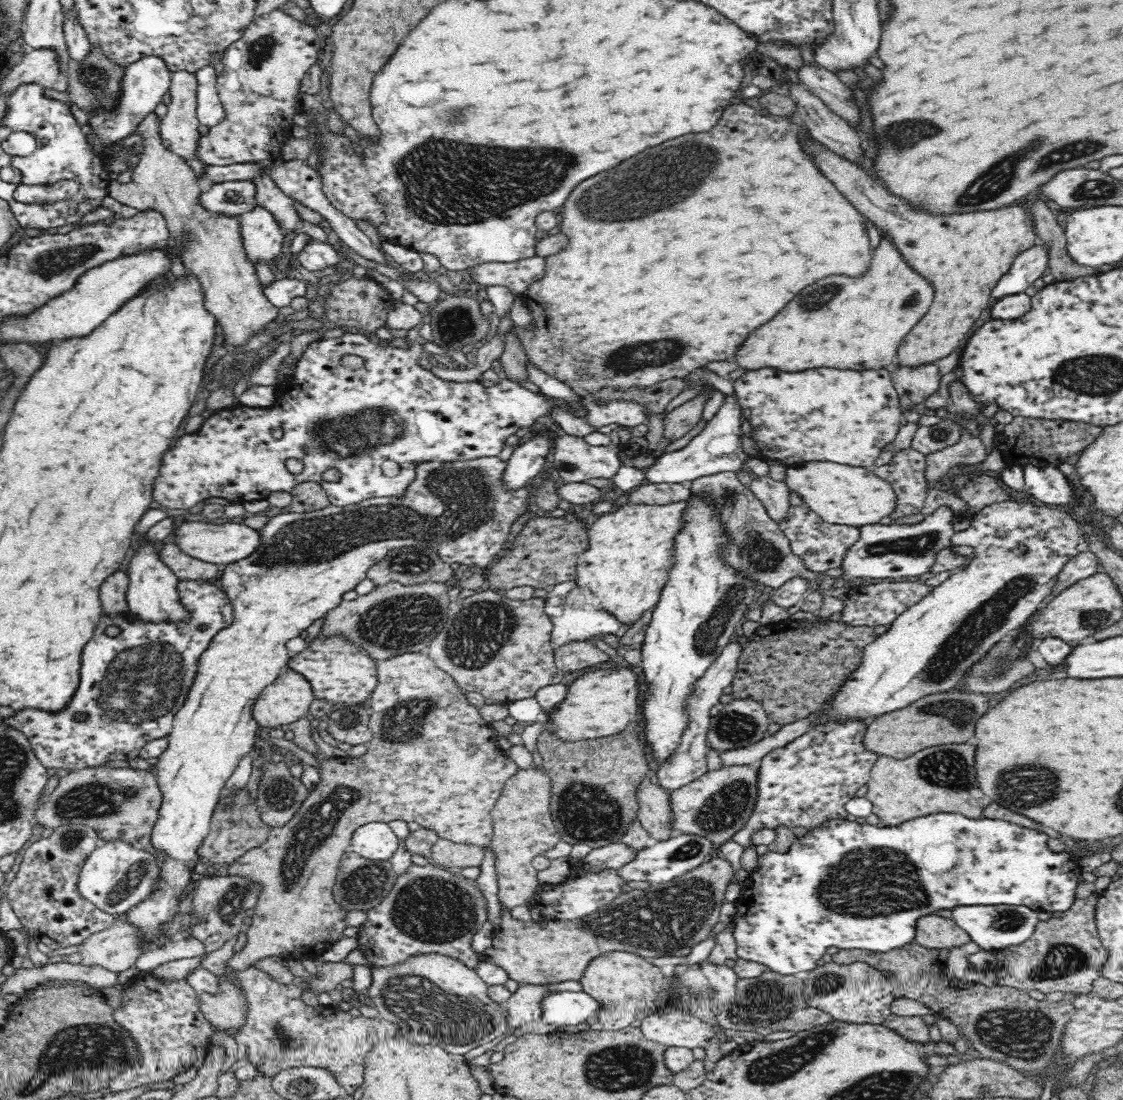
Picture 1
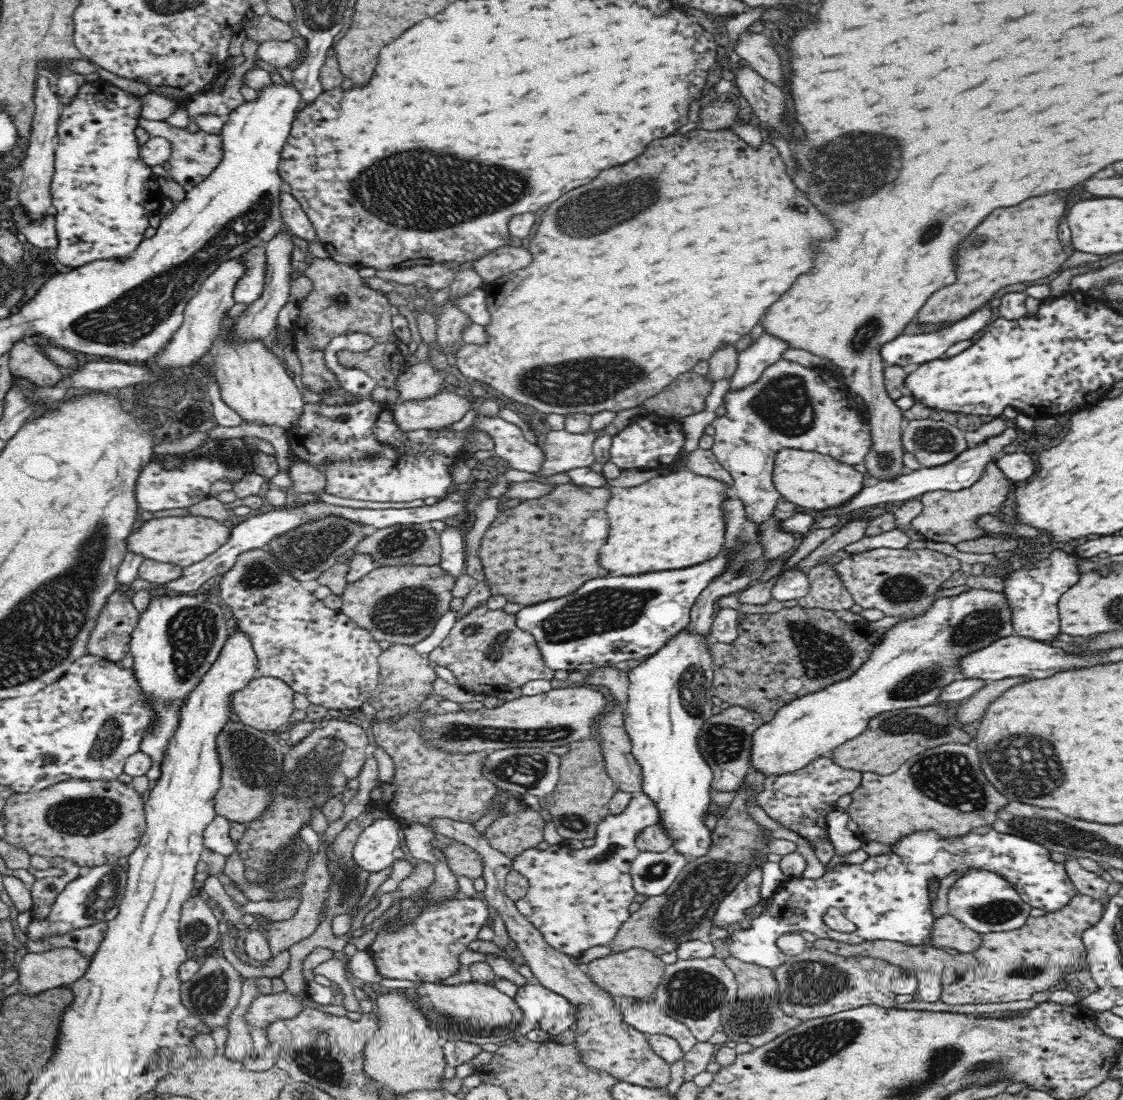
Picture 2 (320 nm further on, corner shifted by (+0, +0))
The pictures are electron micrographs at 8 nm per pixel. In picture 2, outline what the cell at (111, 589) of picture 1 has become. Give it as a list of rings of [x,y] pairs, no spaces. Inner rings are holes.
[[[116,589],[98,615],[96,626],[89,632],[86,654],[118,663],[130,650],[131,634],[140,615],[132,601]]]

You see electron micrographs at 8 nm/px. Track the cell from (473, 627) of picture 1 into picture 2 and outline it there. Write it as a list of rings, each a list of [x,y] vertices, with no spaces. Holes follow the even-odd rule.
[[[485,605],[473,608],[464,618],[456,621],[442,643],[430,652],[428,659],[448,668],[456,677],[458,684],[473,694],[498,695],[511,687],[520,689],[532,680],[551,681],[554,674],[552,669],[544,665],[534,636],[514,625],[514,615],[506,614],[502,609],[490,610]]]

